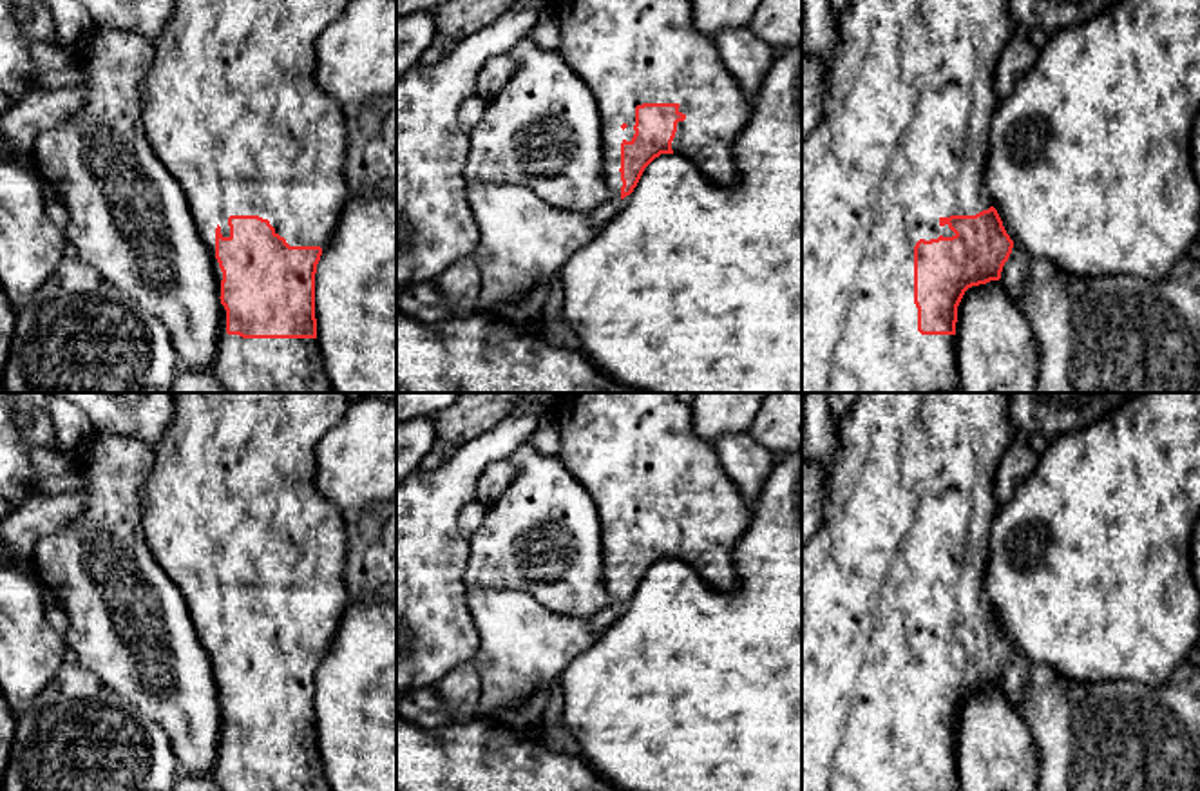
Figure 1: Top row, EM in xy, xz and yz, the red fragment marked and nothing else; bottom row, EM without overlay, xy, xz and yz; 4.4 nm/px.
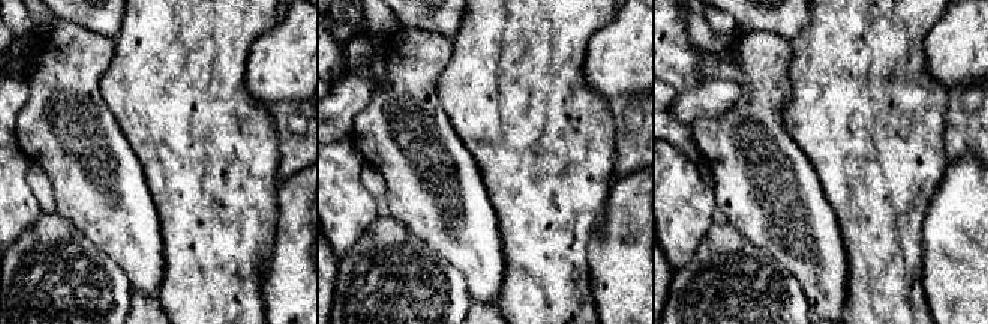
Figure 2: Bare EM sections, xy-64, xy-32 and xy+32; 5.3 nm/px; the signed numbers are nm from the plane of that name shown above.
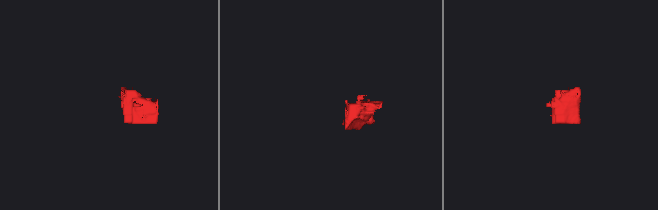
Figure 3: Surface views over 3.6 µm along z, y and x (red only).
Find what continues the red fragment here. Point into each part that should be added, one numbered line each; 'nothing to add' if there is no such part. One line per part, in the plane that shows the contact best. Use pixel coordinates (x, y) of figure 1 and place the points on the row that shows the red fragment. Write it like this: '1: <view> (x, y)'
1: yz (904, 136)

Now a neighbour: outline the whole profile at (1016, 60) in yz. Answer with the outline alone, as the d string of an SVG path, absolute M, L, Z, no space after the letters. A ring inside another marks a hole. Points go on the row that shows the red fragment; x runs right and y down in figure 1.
M1026 36L1008 40L995 69L995 92L1005 100L1014 87L1032 71L1039 49Z

